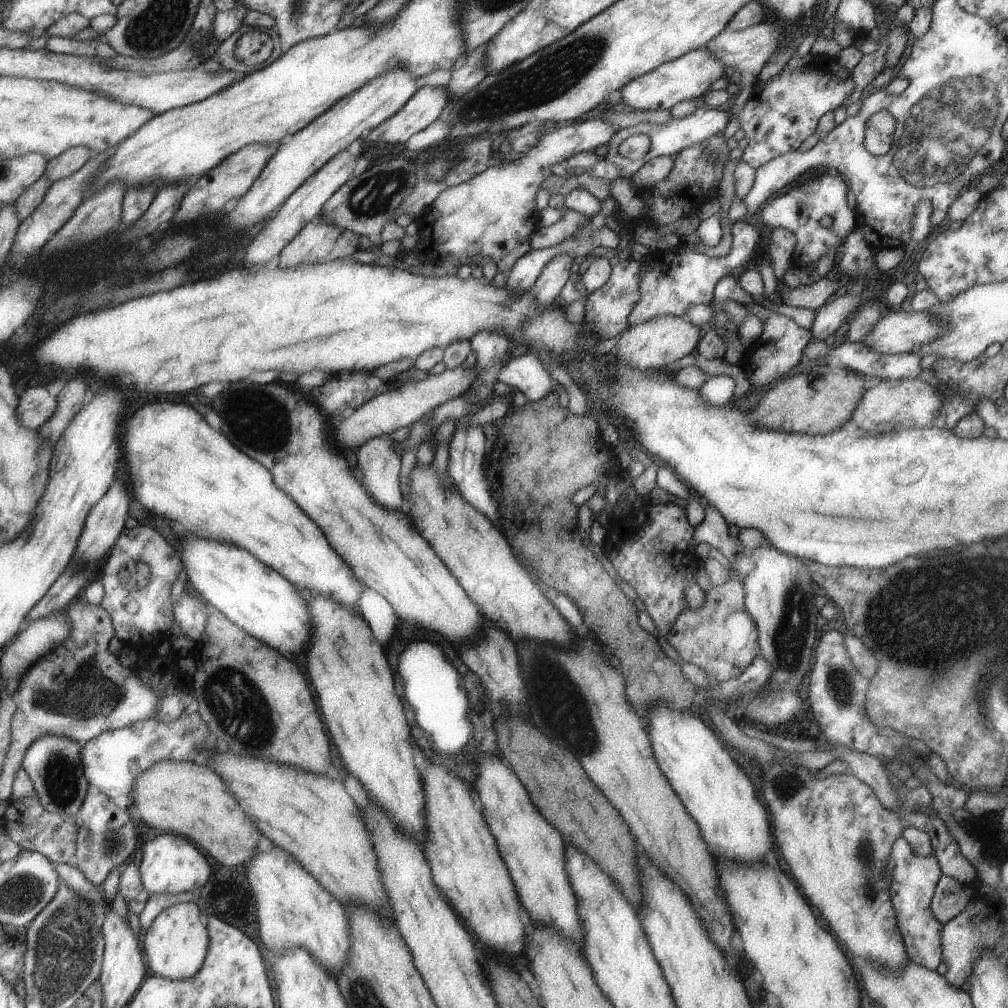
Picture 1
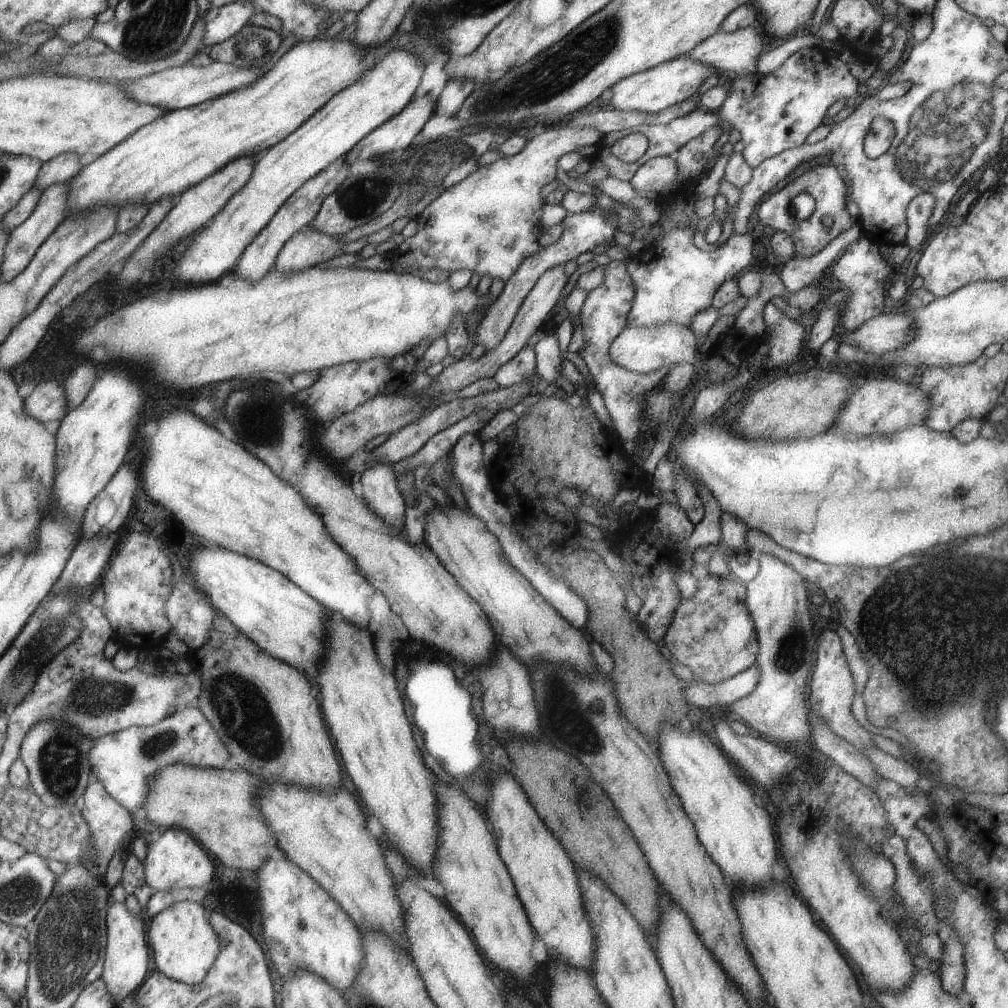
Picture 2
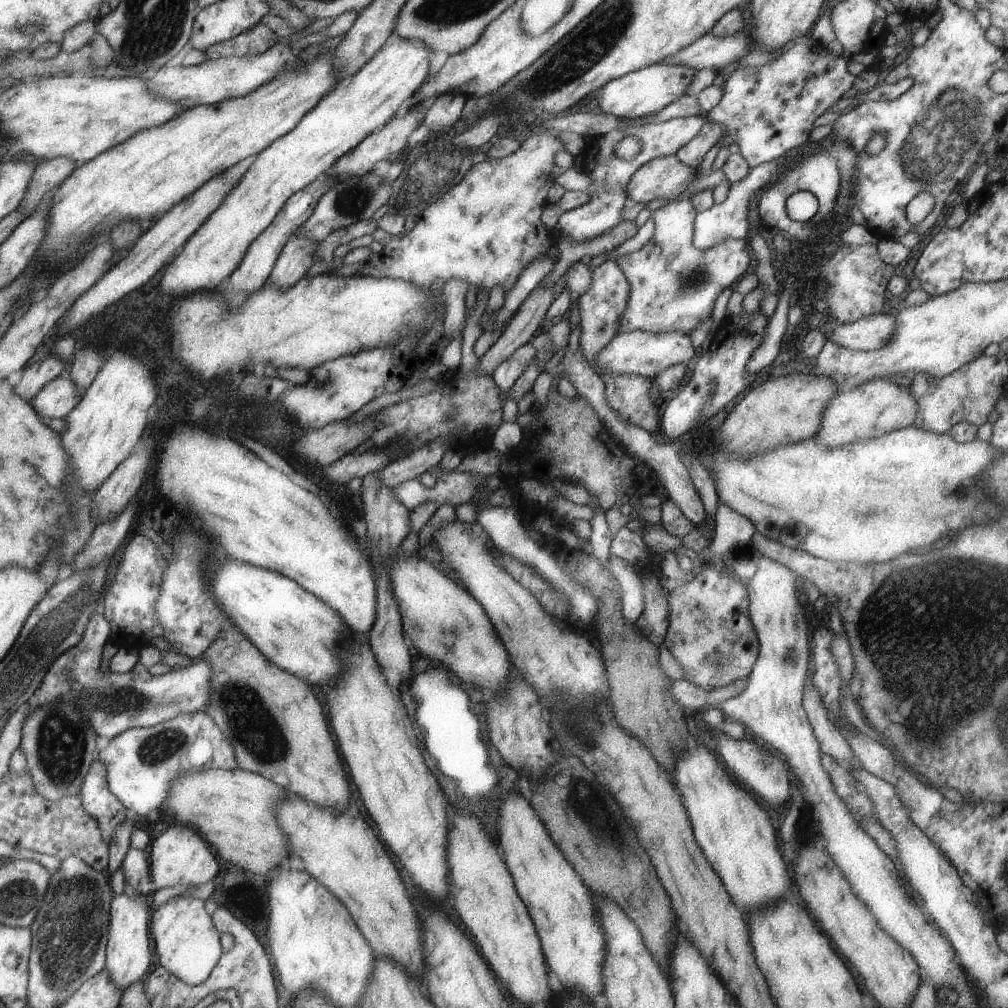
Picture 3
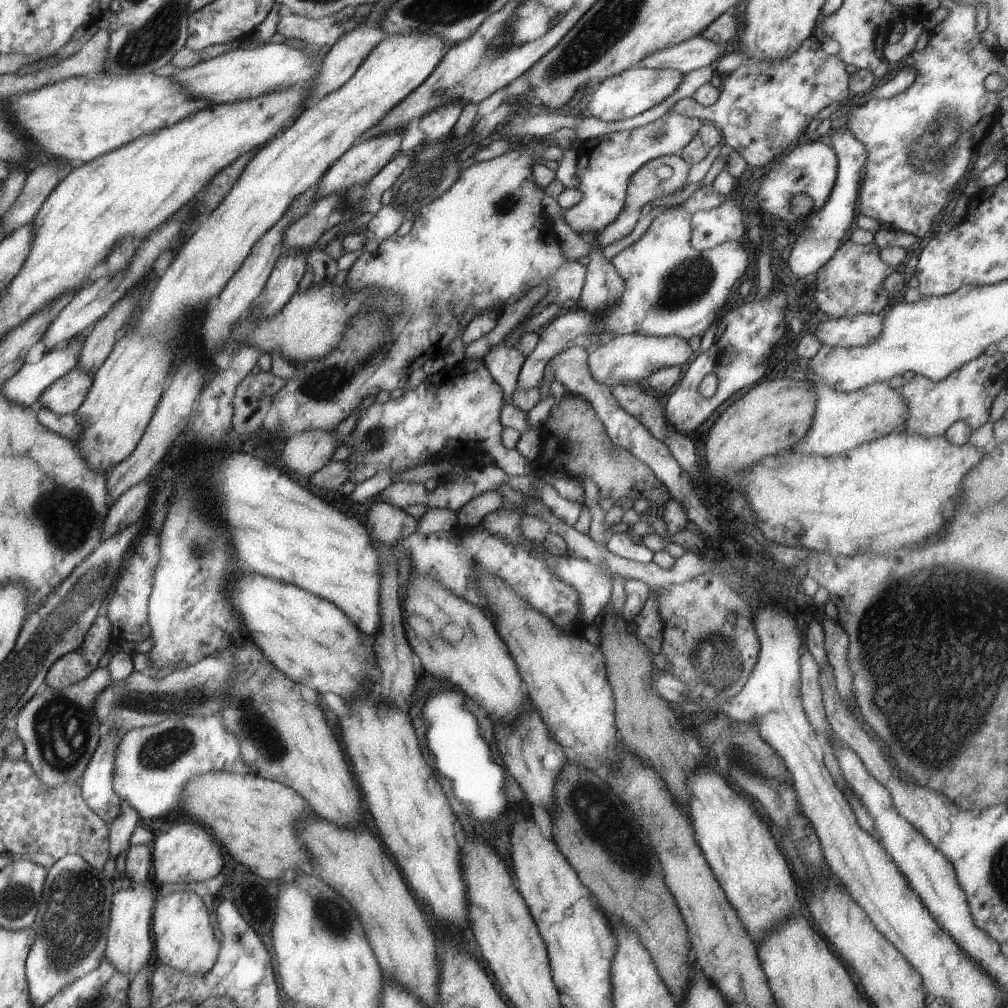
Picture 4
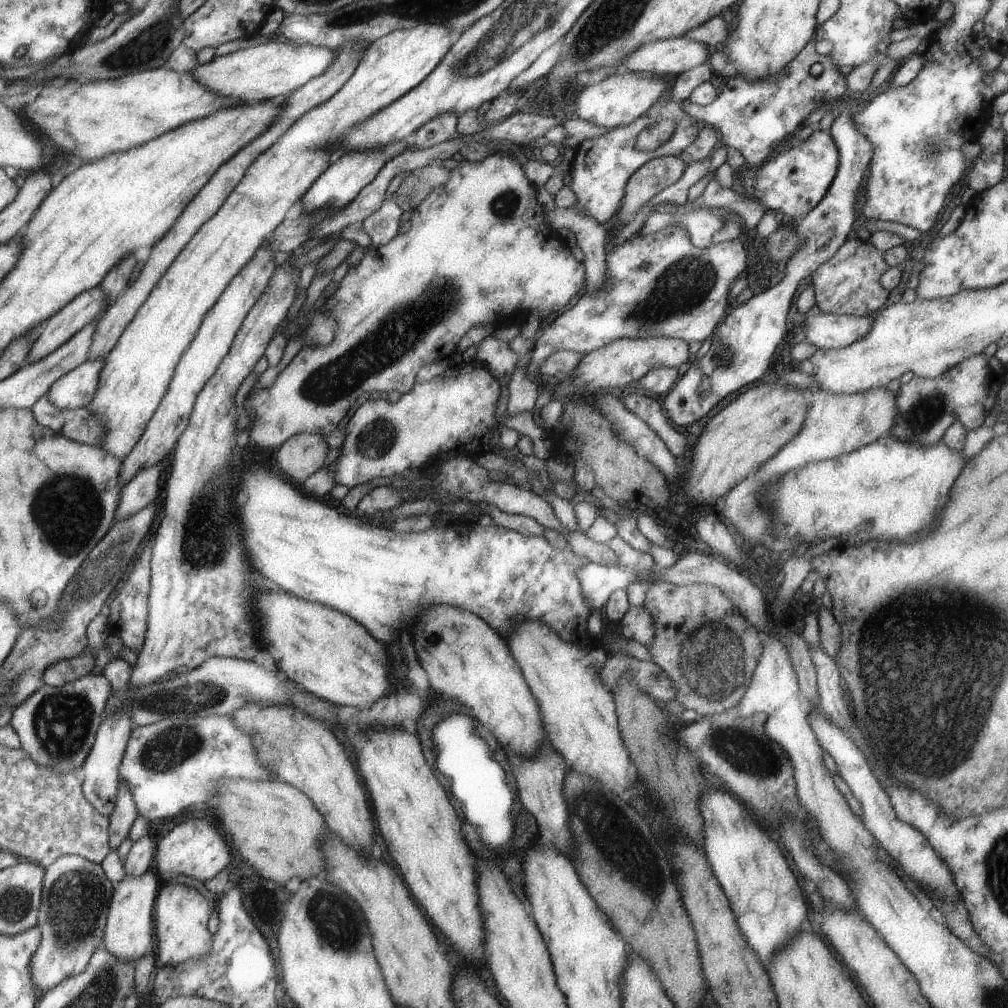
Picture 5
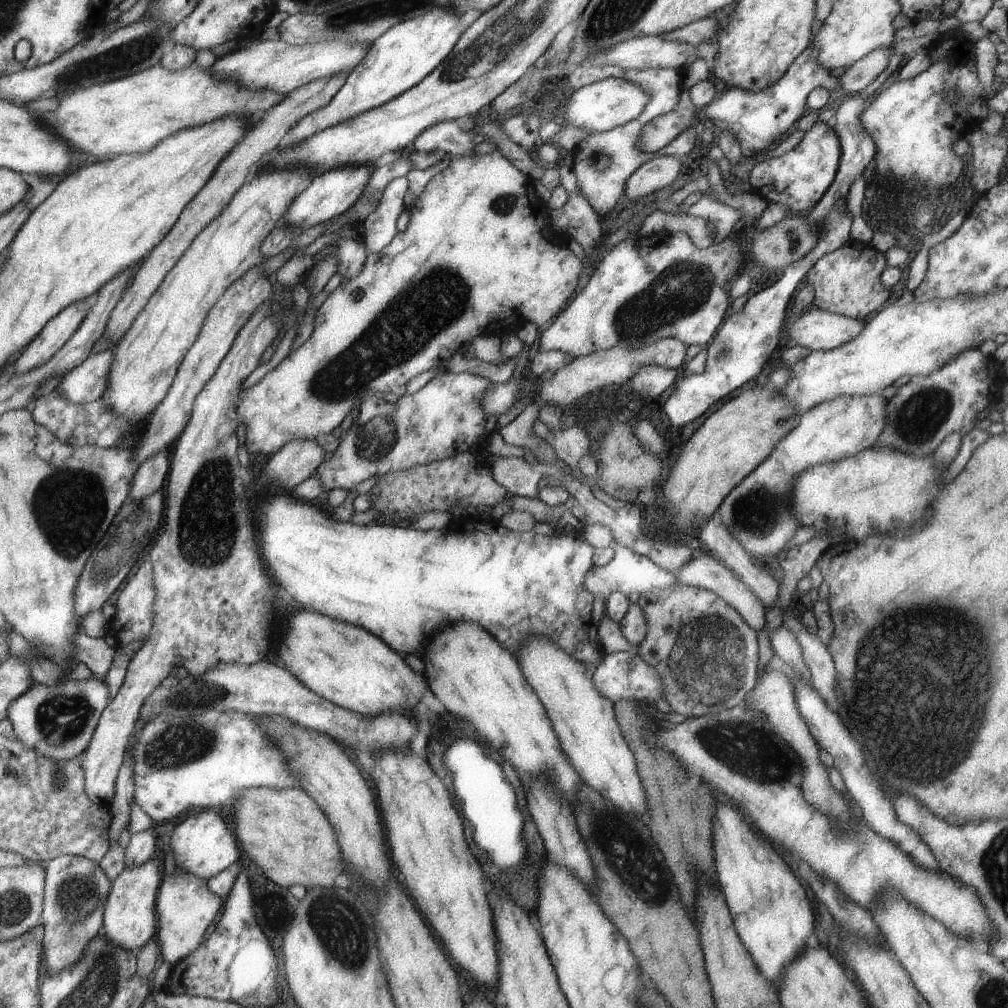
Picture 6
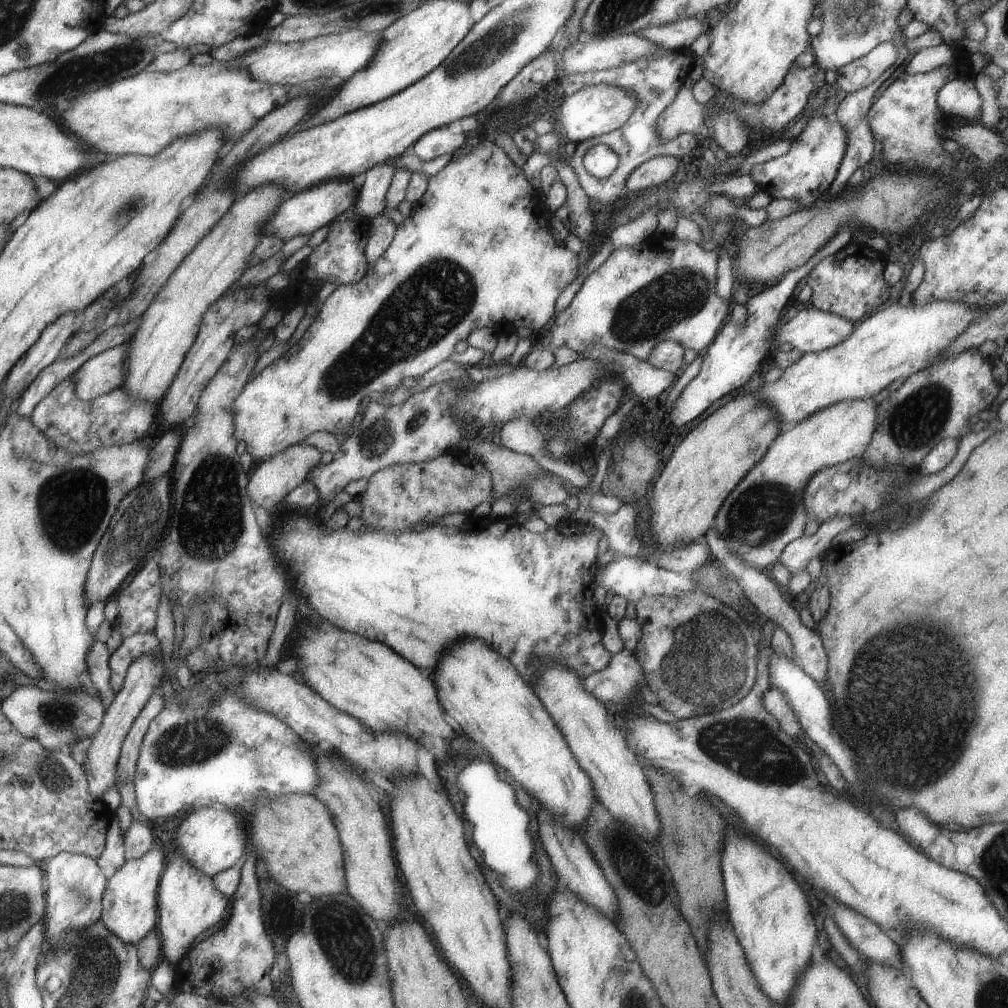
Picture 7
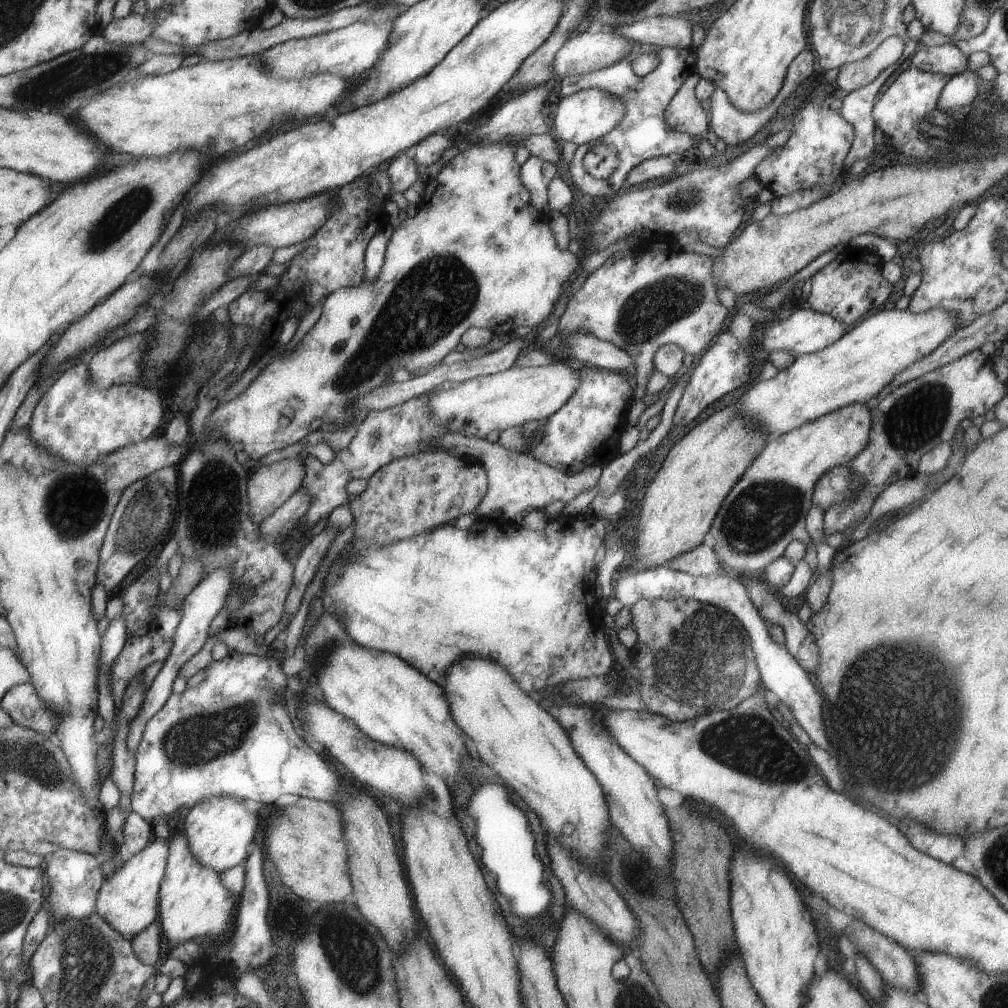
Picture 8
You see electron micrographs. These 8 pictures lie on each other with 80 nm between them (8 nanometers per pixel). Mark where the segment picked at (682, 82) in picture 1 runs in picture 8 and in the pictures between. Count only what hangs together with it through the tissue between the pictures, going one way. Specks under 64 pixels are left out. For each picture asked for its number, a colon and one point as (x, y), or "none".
2: (653, 90)
3: (647, 90)
4: (633, 91)
5: (619, 99)
6: (599, 107)
7: (593, 111)
8: (587, 115)

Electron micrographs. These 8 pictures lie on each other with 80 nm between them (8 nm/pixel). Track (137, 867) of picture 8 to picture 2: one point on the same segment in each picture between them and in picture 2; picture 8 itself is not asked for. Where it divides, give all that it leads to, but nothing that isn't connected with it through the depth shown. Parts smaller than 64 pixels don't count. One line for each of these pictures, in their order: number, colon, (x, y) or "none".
2: (125, 958)
3: (127, 958)
4: (129, 946)
5: (129, 928)
6: (129, 920)
7: (129, 904)

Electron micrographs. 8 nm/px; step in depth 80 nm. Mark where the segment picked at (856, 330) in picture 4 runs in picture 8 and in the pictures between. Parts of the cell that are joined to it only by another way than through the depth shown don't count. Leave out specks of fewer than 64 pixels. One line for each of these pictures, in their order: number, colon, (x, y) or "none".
5: (824, 330)
6: (817, 330)
7: (810, 330)
8: (803, 332)

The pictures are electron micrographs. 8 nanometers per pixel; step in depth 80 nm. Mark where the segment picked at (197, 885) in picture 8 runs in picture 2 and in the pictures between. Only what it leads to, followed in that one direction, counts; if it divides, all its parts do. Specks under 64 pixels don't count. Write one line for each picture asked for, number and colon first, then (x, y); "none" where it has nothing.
2: (183, 946)
3: (187, 945)
4: (183, 939)
5: (180, 913)
6: (185, 907)
7: (188, 905)

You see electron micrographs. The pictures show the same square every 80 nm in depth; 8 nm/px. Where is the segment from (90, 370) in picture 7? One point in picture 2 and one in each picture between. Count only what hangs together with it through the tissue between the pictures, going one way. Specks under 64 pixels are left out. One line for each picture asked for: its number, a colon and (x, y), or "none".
2: (47, 401)
3: (57, 398)
4: (64, 395)
5: (74, 389)
6: (85, 383)

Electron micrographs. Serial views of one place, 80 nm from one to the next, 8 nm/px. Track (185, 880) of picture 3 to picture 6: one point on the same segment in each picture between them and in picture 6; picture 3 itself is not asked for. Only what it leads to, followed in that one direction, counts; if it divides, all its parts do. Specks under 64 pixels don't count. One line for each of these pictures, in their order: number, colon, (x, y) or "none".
4: (187, 853)
5: (195, 848)
6: (204, 844)

